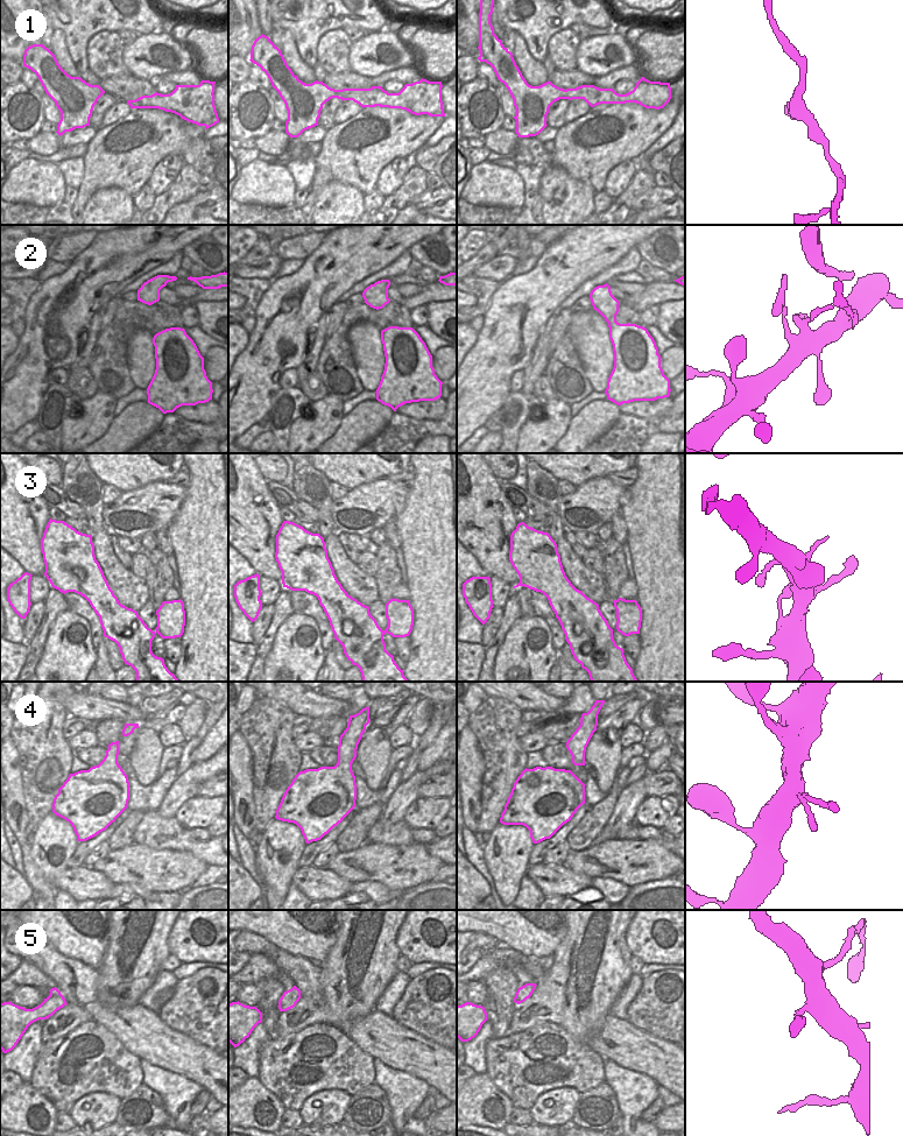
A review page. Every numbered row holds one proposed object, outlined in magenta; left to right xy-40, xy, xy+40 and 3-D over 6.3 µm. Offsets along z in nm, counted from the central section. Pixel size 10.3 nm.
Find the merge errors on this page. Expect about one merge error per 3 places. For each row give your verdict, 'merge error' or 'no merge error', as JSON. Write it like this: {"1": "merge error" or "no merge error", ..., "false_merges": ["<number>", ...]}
{"1": "no merge error", "2": "no merge error", "3": "no merge error", "4": "no merge error", "5": "no merge error", "false_merges": []}

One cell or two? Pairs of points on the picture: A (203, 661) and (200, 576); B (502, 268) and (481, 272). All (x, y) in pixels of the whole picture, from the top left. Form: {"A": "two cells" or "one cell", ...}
{"A": "one cell", "B": "one cell"}

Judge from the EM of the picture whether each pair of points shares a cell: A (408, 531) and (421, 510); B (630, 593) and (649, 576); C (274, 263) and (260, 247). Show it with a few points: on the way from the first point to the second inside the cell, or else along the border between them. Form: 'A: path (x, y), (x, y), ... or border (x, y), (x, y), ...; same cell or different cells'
A: path (413, 527), (421, 519), (421, 515); same cell
B: border (633, 578), (636, 585), (636, 599); different cells
C: border (274, 252), (260, 260), (242, 266); different cells

